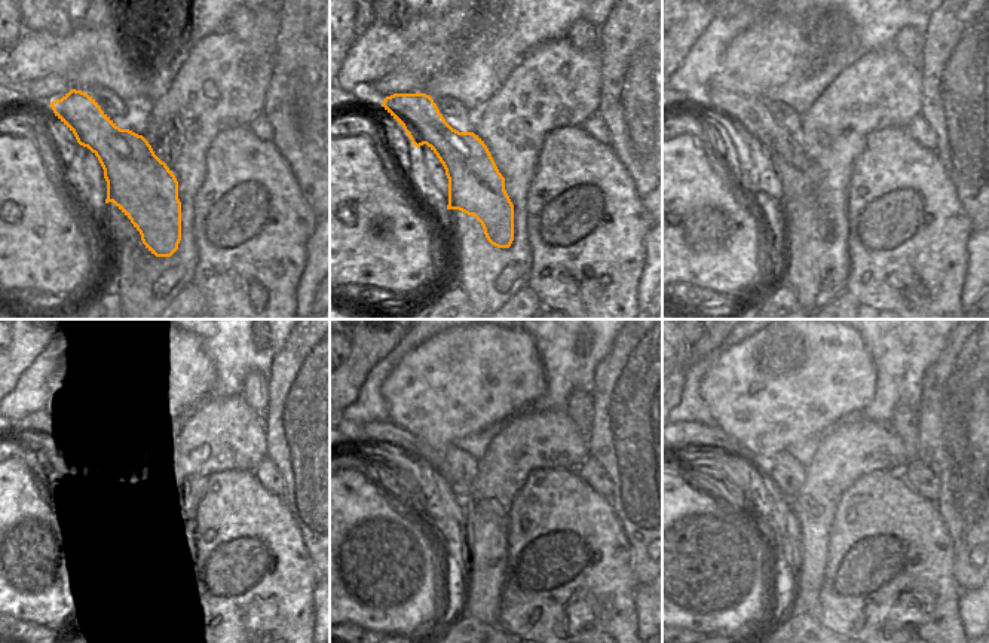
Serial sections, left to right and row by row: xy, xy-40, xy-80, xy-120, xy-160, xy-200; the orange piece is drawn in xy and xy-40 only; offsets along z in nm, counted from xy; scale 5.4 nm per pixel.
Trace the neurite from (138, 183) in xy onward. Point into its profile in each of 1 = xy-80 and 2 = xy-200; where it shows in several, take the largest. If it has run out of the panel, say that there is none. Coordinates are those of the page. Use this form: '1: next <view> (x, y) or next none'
1: next xy-80 (799, 177)
2: next xy-200 (692, 434)

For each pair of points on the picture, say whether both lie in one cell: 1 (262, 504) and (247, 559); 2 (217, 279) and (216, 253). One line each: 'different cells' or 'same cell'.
1: same cell
2: same cell

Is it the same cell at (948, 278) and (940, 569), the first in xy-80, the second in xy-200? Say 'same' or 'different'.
same

